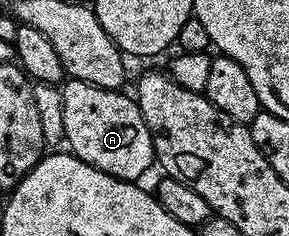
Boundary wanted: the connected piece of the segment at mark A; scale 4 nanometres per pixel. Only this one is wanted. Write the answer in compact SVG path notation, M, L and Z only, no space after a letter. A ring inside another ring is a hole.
M67 79L61 85L64 116L65 143L73 155L80 157L88 166L100 170L109 176L115 176L117 180L141 181L141 176L149 170L150 164L155 163L154 143L152 134L144 122L144 118L138 109L137 99L125 96L125 91L113 88L101 88L92 86L88 82Z

